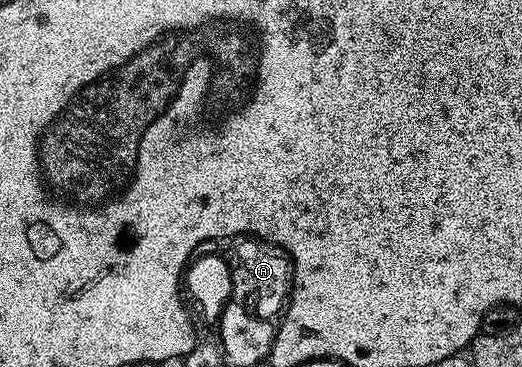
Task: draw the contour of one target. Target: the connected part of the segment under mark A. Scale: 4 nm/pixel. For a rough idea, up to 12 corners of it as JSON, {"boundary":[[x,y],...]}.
{"boundary":[[260,231],[226,233],[230,307],[288,322],[295,256]]}

